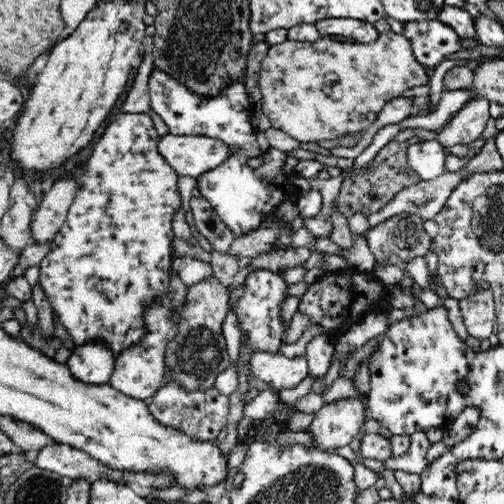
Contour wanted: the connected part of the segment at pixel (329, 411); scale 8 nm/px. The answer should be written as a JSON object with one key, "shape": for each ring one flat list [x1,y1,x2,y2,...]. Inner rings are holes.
{"shape":[[348,397,347,399,338,399,322,405,322,408,315,412,307,431,311,432,313,438,317,440,319,446,316,449,322,448,332,452,334,448,350,444,367,419,362,399,360,397]]}

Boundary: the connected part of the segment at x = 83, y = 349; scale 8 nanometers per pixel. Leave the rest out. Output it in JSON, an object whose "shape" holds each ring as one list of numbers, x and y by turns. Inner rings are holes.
{"shape":[[92,341,75,346,66,363,76,379,99,385,109,382,115,357,102,341]]}

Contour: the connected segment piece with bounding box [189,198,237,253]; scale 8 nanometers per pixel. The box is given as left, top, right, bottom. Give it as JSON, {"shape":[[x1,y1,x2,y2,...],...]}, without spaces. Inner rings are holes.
{"shape":[[192,198,189,203,194,217,194,226,199,233,209,240,214,251,228,253,232,242,237,237,234,231,227,228,226,224,220,220,218,213,208,200]]}

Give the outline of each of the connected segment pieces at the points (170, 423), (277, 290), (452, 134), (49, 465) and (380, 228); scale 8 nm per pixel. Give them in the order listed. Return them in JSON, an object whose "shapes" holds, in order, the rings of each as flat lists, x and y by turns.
{"shapes":[[[176,381,164,382,159,391,146,400,150,414,162,425,180,430,192,440,213,441,228,422,228,396,220,394,215,385,206,390,189,390,180,387]],[[255,269,244,282,245,291,235,305,235,314,240,330,247,332,247,340,251,350,268,351,270,354,278,353,278,346,282,344,282,336,286,334,289,324,283,324,280,319,280,304,288,296,288,285,278,272]],[[484,97,468,101,439,131,436,139,445,148,468,145,482,136,490,116,490,101]],[[56,442,35,452,32,455,31,463,42,470,52,471,60,476,68,476,73,482,79,479,89,481,94,472,100,472,104,476,114,474,114,470,93,459,88,453]],[[400,212,369,228,363,237,376,262,396,265,416,256,424,257,432,240,424,231,423,221,417,214]]]}

